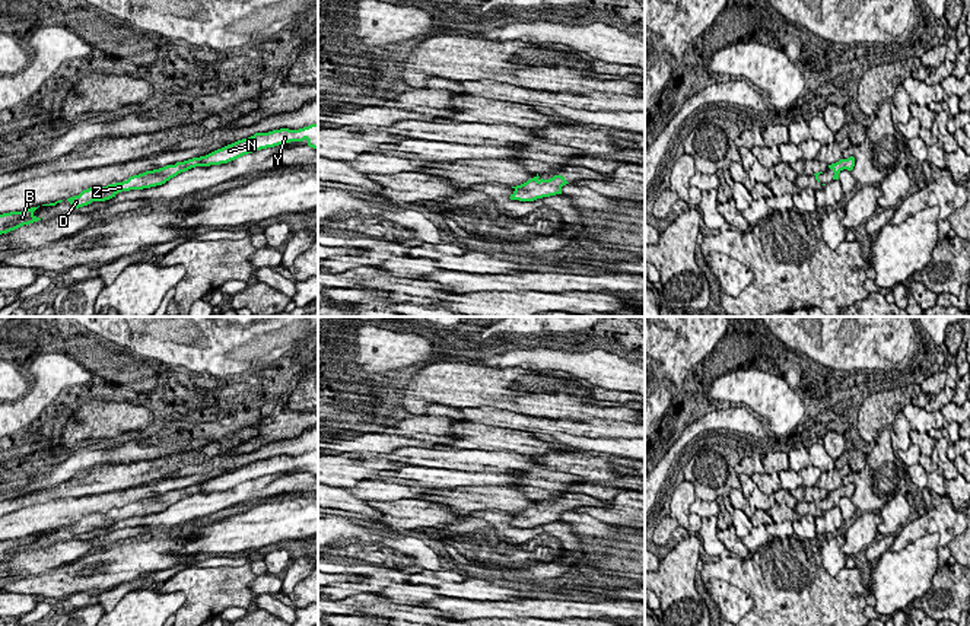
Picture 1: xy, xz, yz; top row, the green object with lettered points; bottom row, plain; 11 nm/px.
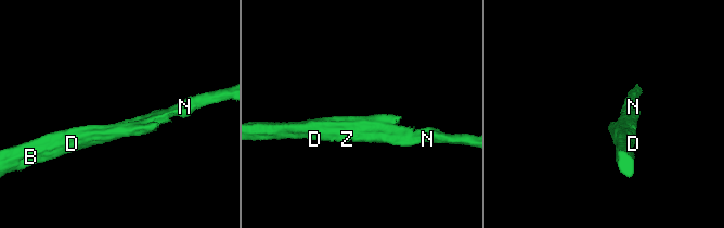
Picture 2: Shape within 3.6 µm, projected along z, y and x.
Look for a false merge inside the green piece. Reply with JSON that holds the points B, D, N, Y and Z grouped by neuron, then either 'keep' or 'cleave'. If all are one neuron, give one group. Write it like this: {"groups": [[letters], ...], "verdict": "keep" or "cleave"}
{"groups": [["B", "D", "N", "Y", "Z"]], "verdict": "keep"}

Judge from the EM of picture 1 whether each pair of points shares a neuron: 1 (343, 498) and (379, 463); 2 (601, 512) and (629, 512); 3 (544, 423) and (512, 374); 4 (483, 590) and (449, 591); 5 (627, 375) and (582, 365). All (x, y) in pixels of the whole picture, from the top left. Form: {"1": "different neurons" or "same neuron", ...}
{"1": "different neurons", "2": "same neuron", "3": "different neurons", "4": "same neuron", "5": "same neuron"}

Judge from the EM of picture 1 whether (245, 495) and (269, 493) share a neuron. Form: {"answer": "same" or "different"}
{"answer": "different"}

